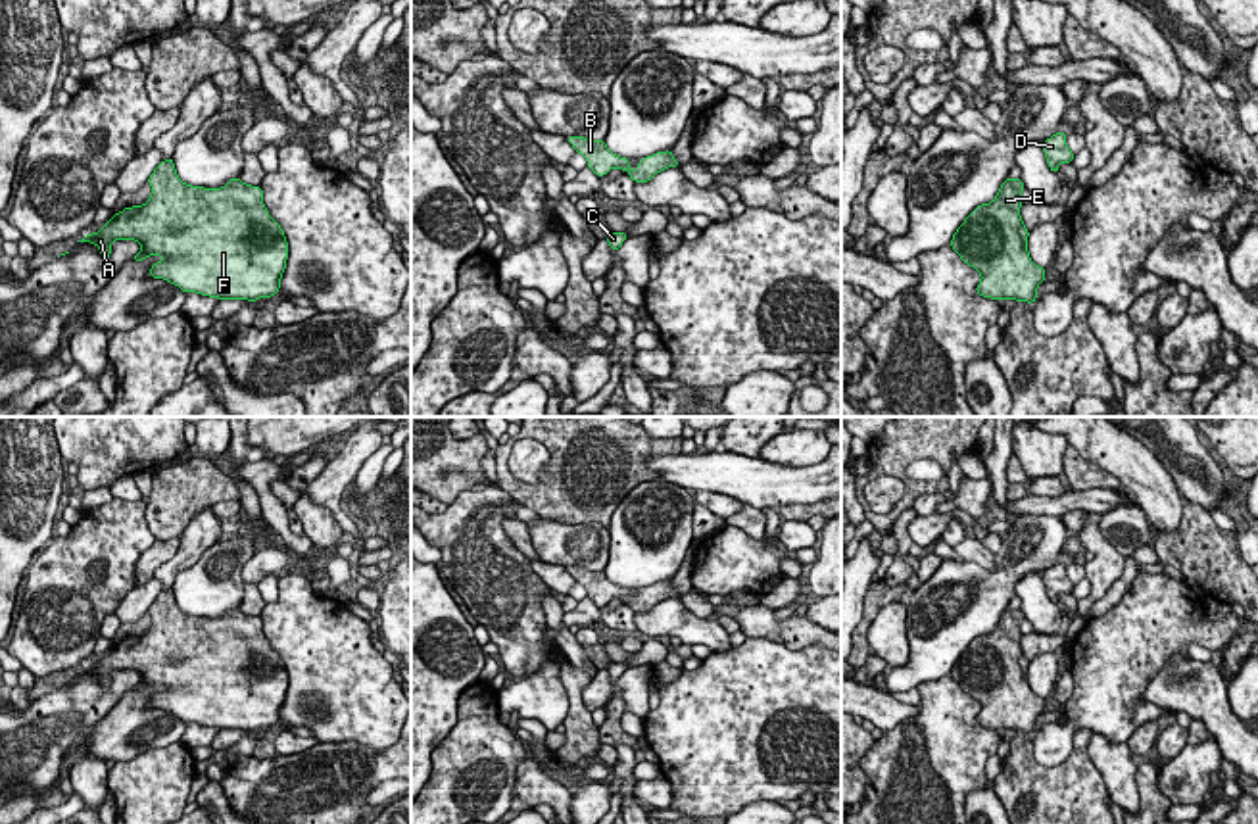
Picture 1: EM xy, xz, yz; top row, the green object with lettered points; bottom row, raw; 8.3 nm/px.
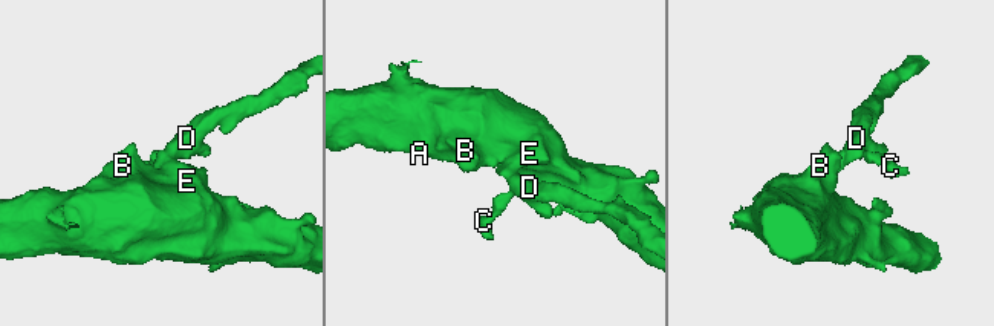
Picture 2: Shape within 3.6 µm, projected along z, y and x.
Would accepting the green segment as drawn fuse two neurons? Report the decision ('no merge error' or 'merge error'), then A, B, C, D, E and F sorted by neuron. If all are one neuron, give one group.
no merge error; A B C D E F

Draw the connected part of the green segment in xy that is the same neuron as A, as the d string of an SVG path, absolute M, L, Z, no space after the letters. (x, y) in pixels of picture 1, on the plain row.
M173 588L161 592L148 613L152 626L144 636L125 638L98 663L86 663L79 672L92 672L108 690L113 670L136 670L142 680L133 690L163 686L163 691L152 695L150 707L163 709L184 724L255 732L269 730L280 720L288 672L263 634L261 617L246 615L240 609L230 609L221 618L192 617L179 609Z

